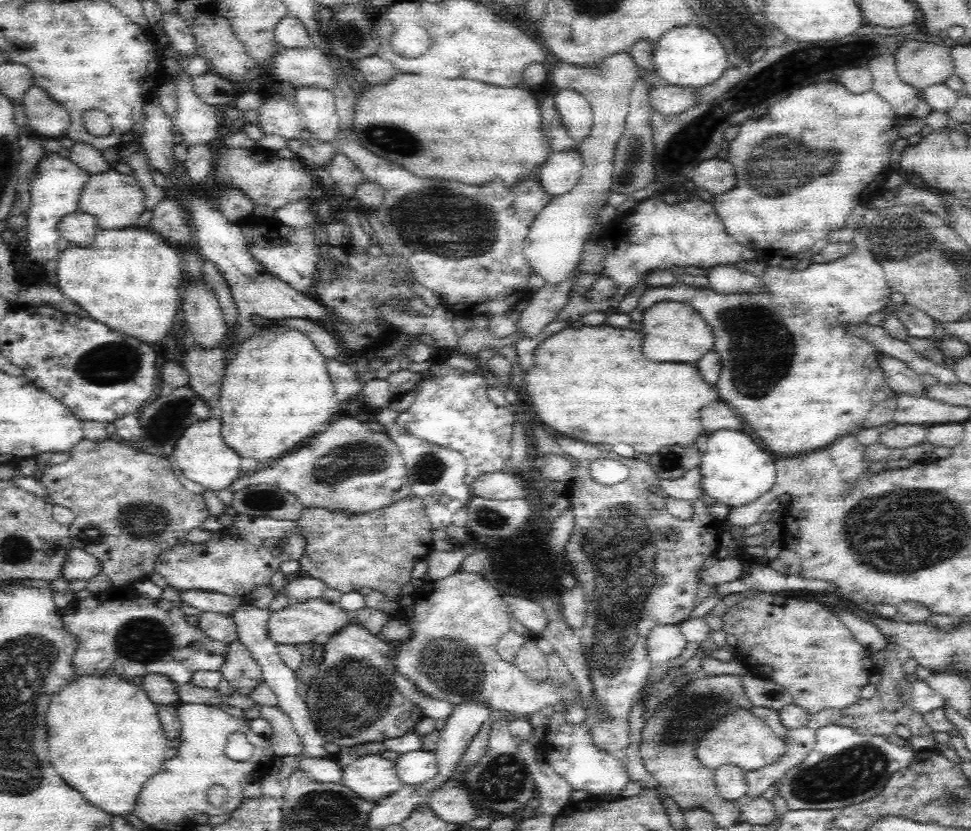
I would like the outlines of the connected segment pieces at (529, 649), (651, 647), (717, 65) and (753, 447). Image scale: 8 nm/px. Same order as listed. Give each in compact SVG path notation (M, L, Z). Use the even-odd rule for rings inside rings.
M535 638L526 639L516 655L514 665L529 681L537 683L549 681L547 658L538 648Z
M663 624L650 630L646 638L646 655L650 666L660 666L672 658L676 658L686 646L678 625Z
M697 23L676 26L665 32L654 44L652 61L663 83L689 89L714 82L729 67L724 45L714 33Z
M717 430L708 434L707 445L697 469L700 471L702 494L714 498L714 504L730 509L742 508L772 488L776 476L776 459L760 446L749 431Z

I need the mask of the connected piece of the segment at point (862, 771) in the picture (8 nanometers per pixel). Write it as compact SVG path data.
M830 724L818 728L815 734L815 745L806 758L789 770L778 782L778 793L790 810L834 810L868 802L882 794L888 779L899 770L910 766L917 753L908 745L896 745L888 741L886 736L871 732L858 732L853 728Z

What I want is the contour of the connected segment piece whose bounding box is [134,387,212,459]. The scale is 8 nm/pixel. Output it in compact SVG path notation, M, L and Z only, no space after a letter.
M189 387L178 388L178 390L174 390L171 396L162 396L152 403L146 404L136 414L140 429L142 429L142 436L134 441L138 441L140 451L158 458L167 459L167 457L174 456L176 442L179 441L183 430L192 426L192 423L209 419L211 416L212 414L210 414L210 409L206 407L206 403Z

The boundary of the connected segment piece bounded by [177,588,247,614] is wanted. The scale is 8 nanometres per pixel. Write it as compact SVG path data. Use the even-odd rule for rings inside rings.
M194 588L177 590L177 594L180 596L181 603L208 613L233 613L240 605L247 602L243 598L229 598L224 594Z

